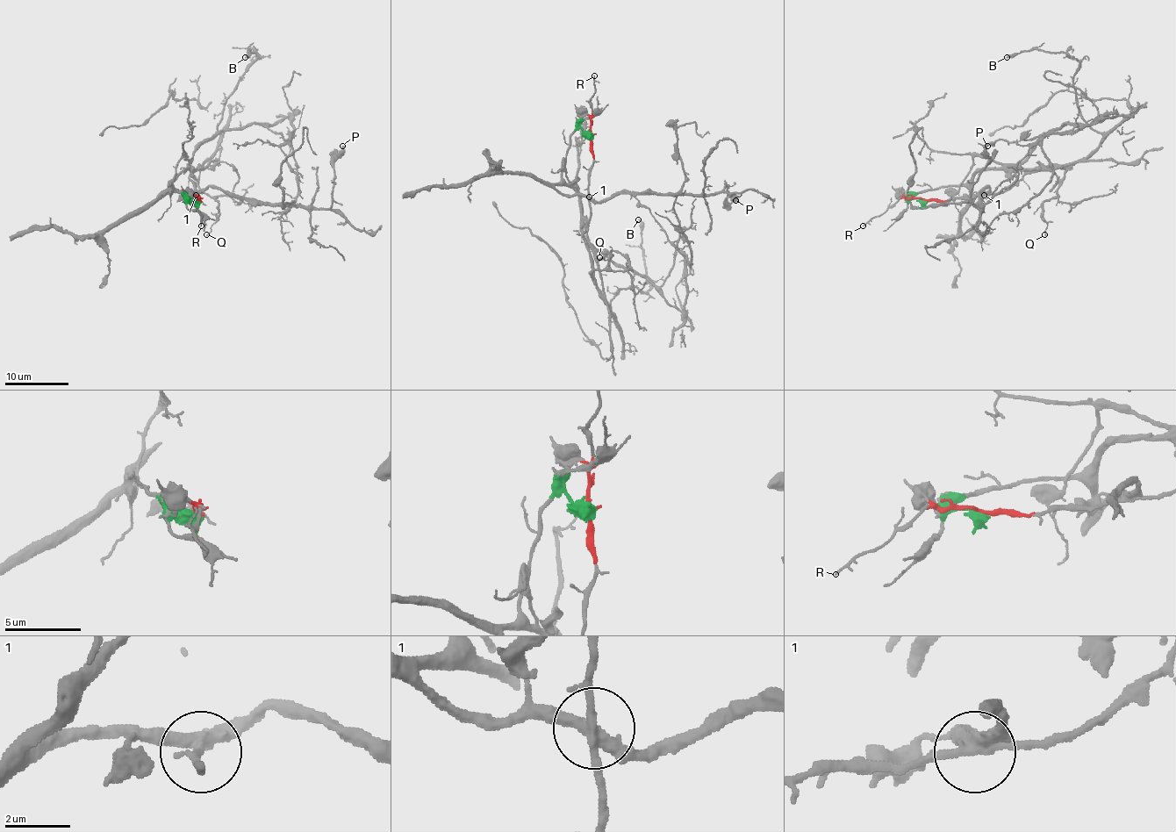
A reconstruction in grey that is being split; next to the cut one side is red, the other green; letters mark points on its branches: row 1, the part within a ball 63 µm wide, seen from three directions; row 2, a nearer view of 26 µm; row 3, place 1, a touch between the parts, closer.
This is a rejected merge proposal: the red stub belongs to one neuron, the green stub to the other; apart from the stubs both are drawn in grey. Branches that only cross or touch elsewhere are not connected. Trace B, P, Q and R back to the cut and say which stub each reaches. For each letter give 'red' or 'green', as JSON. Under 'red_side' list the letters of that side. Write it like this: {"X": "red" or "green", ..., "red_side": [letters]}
{"B": "red", "P": "green", "Q": "red", "R": "red", "red_side": ["B", "Q", "R"]}

